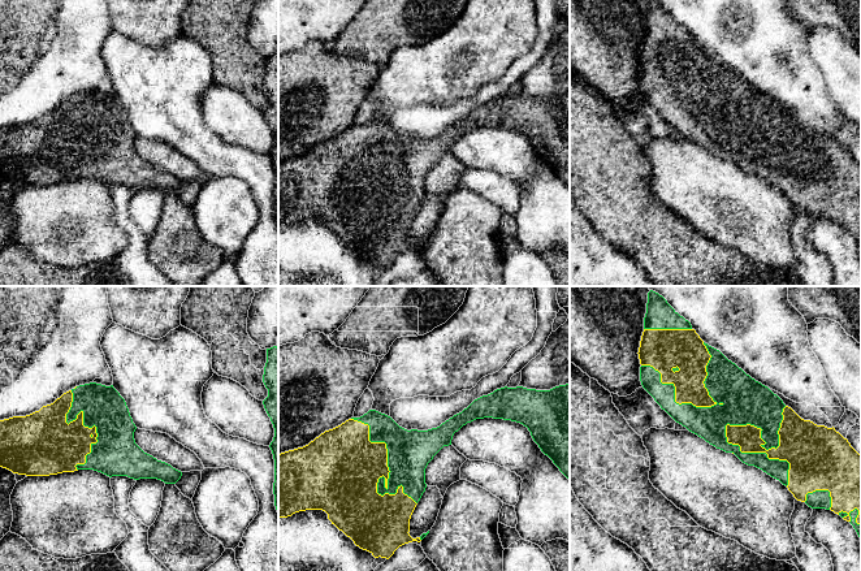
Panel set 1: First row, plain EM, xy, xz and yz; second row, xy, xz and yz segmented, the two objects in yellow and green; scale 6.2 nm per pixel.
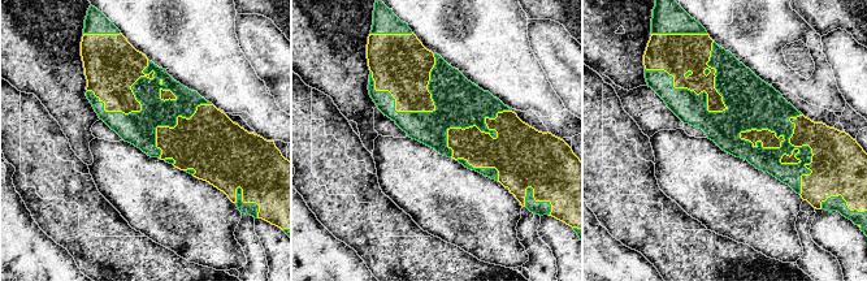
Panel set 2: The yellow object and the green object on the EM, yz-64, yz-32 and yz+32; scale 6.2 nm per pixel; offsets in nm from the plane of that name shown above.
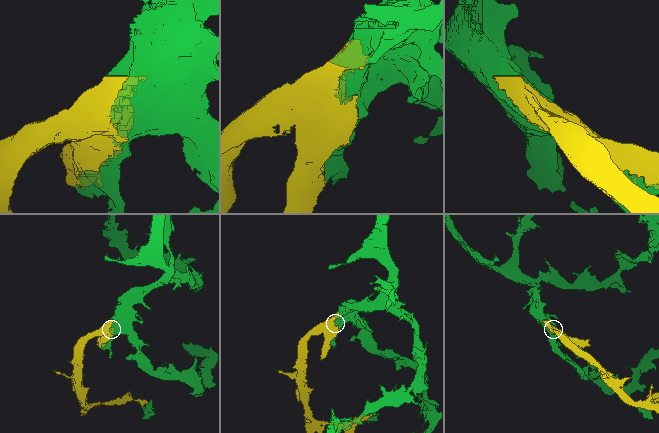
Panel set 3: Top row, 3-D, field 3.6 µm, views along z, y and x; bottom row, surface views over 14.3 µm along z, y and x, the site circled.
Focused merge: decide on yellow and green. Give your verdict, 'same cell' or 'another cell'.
same cell

